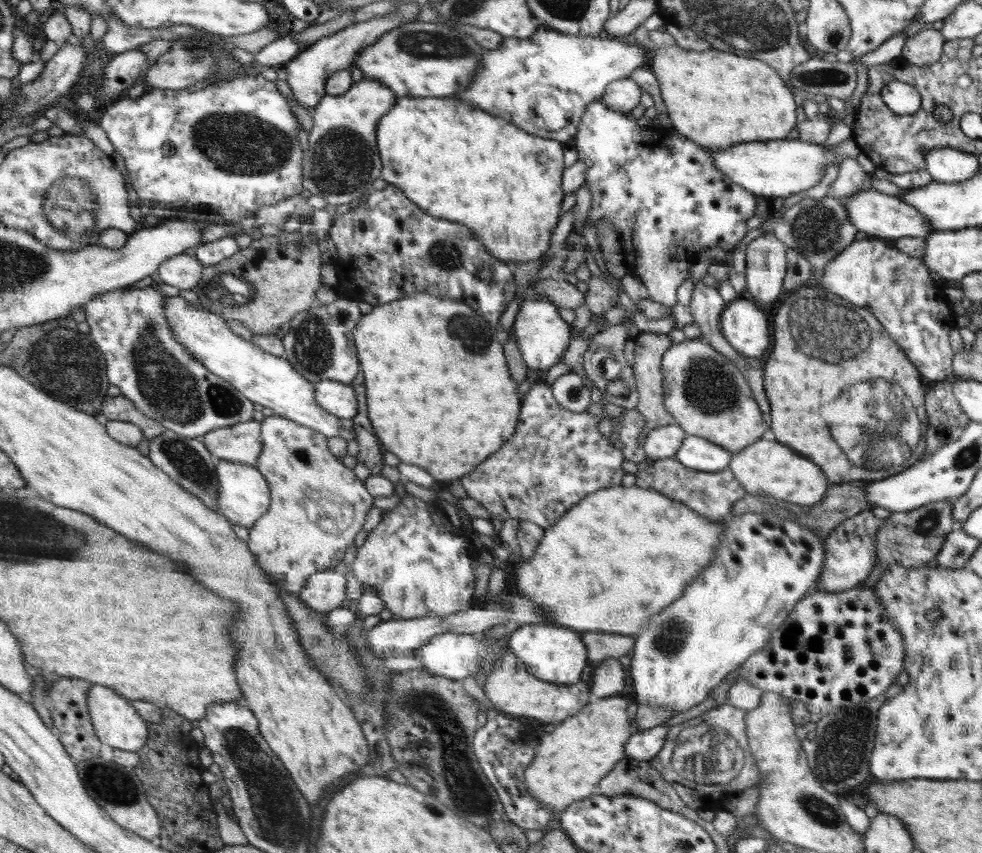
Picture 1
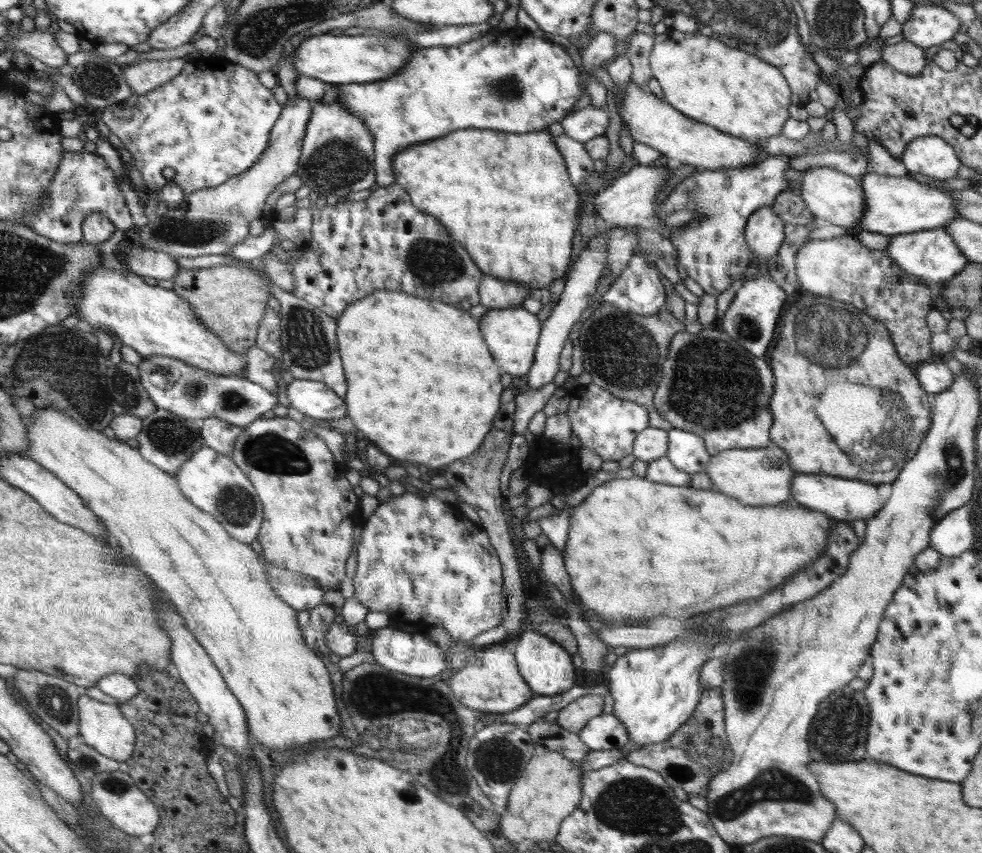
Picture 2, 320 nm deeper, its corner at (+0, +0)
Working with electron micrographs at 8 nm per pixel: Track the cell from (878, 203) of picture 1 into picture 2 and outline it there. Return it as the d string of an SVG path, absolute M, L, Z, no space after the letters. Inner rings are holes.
M816 166L803 170L801 186L798 193L807 209L816 217L828 220L830 224L842 226L852 235L860 231L860 222L866 213L866 193L861 177L844 174L835 168Z

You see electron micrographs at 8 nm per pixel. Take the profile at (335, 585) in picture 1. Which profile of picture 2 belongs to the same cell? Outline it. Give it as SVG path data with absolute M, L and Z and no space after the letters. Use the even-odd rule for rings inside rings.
M261 558L268 571L268 583L284 602L296 610L313 610L322 605L324 590L316 578L296 571L273 567Z

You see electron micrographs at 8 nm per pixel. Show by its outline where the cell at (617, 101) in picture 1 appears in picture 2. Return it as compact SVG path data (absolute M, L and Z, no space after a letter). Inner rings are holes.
M592 106L572 112L564 121L560 121L566 136L586 143L600 135L605 135L609 126L606 106Z

